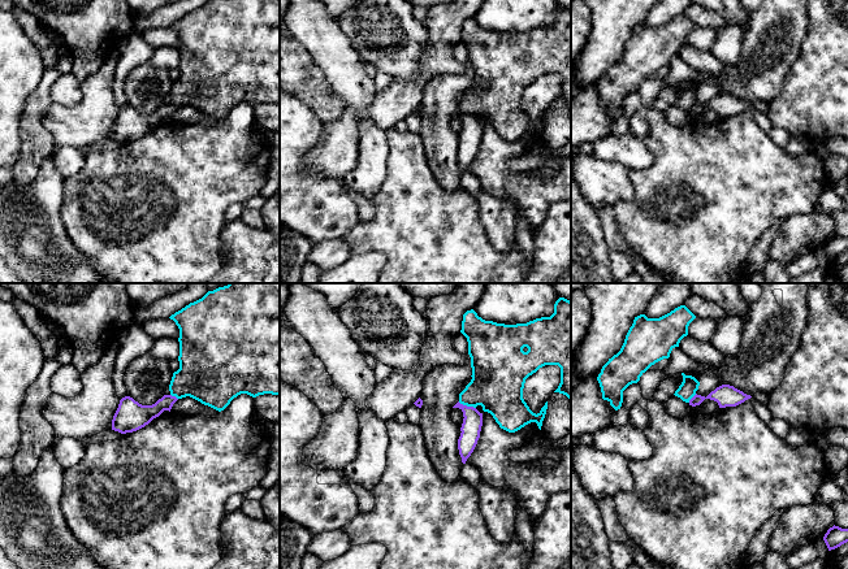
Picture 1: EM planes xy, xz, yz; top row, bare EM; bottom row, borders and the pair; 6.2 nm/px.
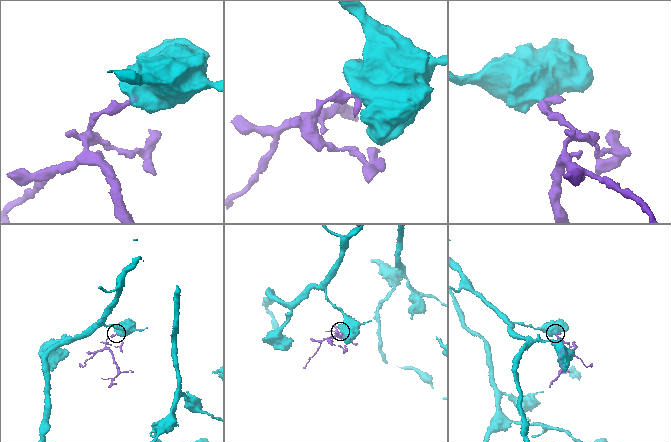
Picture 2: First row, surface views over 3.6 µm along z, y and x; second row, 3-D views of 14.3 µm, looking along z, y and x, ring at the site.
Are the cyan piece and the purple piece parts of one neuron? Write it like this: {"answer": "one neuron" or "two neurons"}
{"answer": "two neurons"}

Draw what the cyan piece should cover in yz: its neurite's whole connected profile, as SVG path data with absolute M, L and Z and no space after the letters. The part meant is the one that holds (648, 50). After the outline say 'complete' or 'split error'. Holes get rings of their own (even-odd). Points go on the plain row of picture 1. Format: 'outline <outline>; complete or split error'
outline M680 14L659 27L648 27L645 23L635 26L620 60L602 75L597 90L601 96L602 108L618 120L623 112L623 100L632 92L637 92L640 86L656 71L669 68L671 60L679 56L680 49L688 44L688 35L696 25L685 16Z; complete

